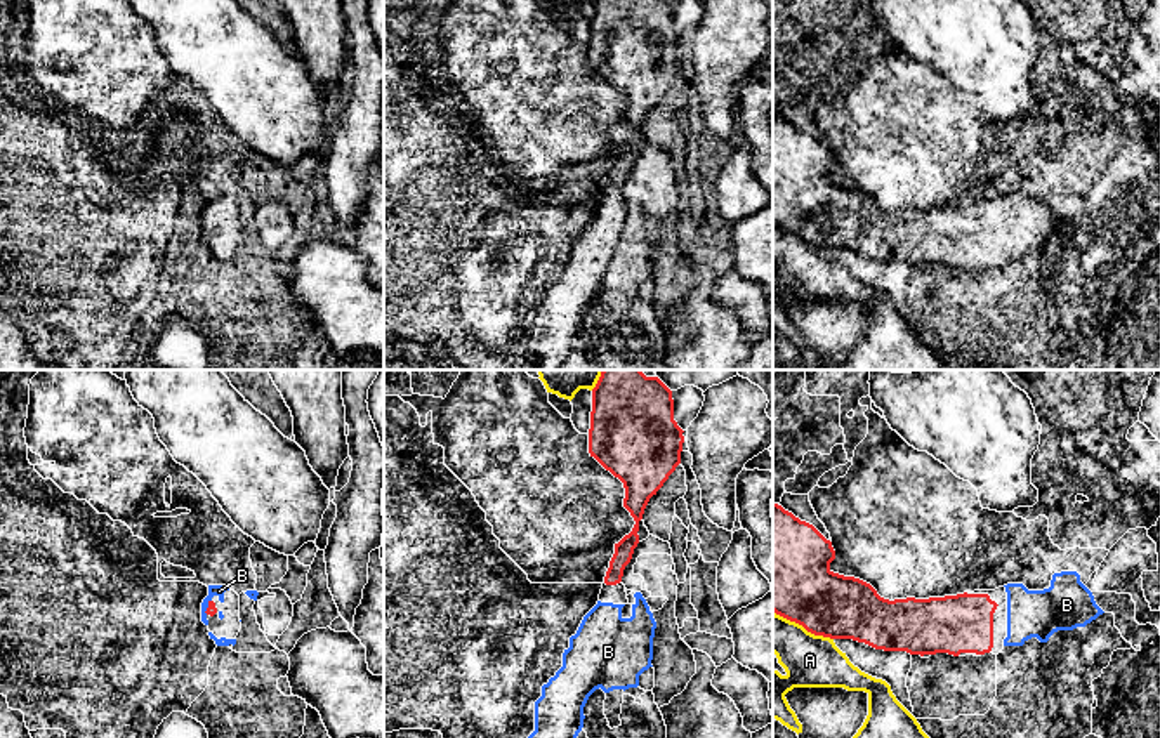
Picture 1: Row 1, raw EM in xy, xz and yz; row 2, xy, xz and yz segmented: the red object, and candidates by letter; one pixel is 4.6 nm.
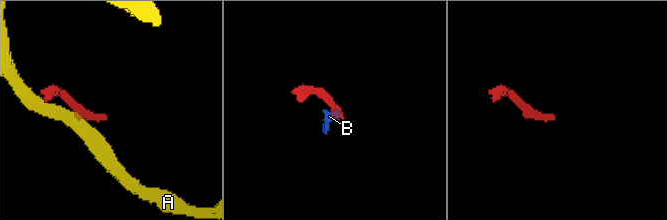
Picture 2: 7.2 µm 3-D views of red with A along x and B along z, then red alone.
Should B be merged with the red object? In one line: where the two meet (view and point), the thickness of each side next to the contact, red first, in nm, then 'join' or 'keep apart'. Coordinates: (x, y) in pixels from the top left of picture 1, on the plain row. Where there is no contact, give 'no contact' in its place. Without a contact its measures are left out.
meets red in xy at (209, 217); 50 nm thick on the red side, 50 nm on the other; join

